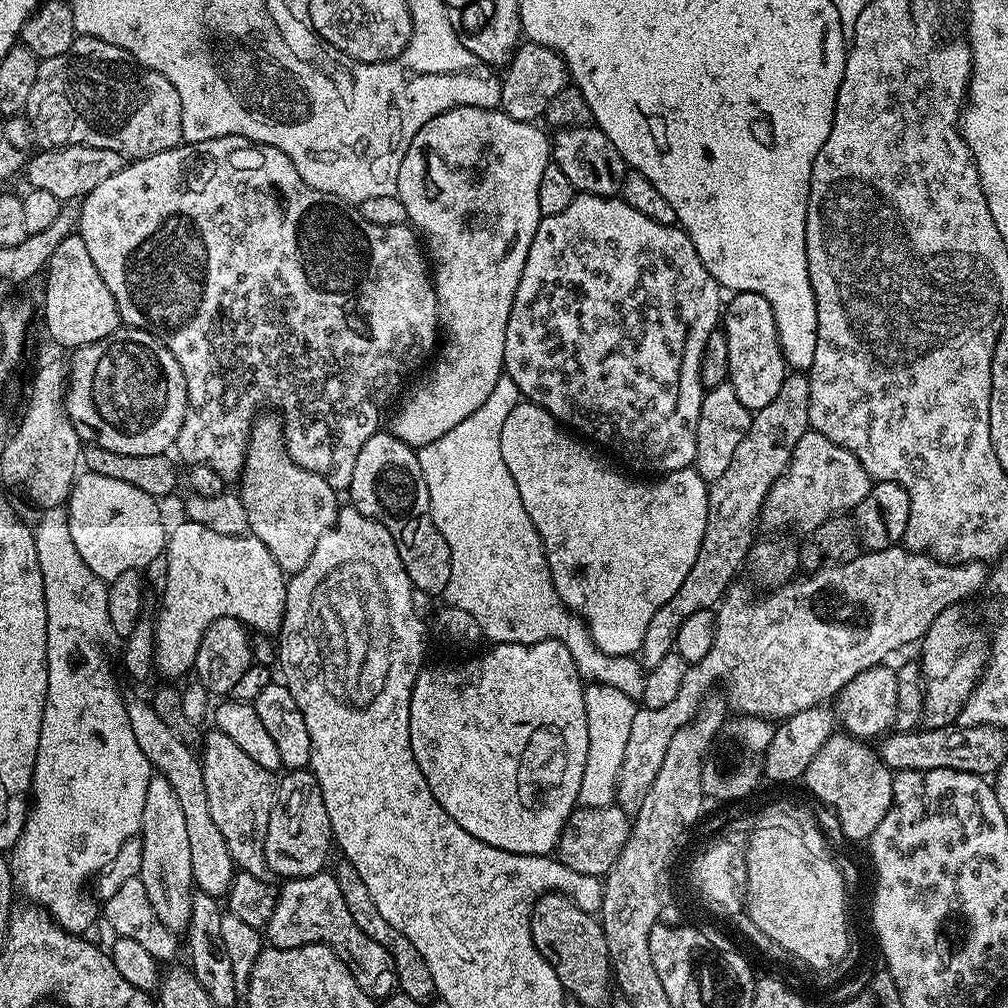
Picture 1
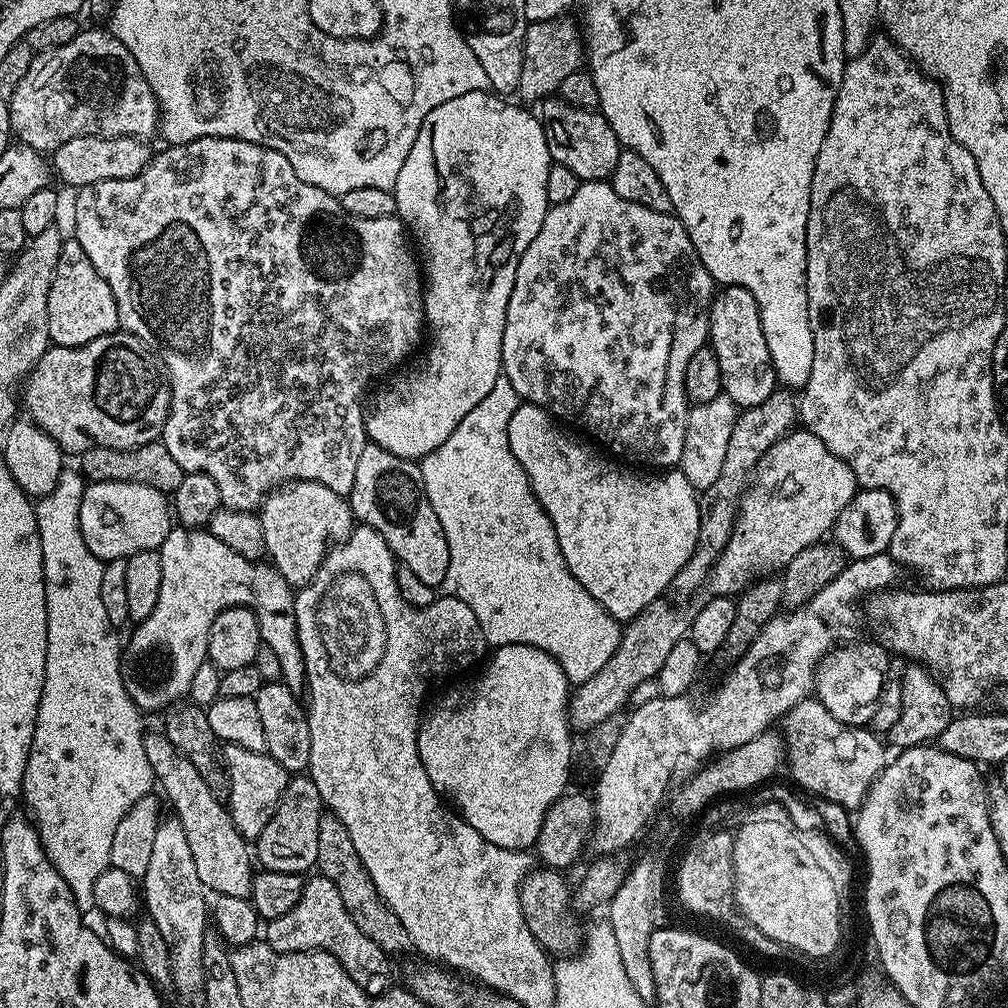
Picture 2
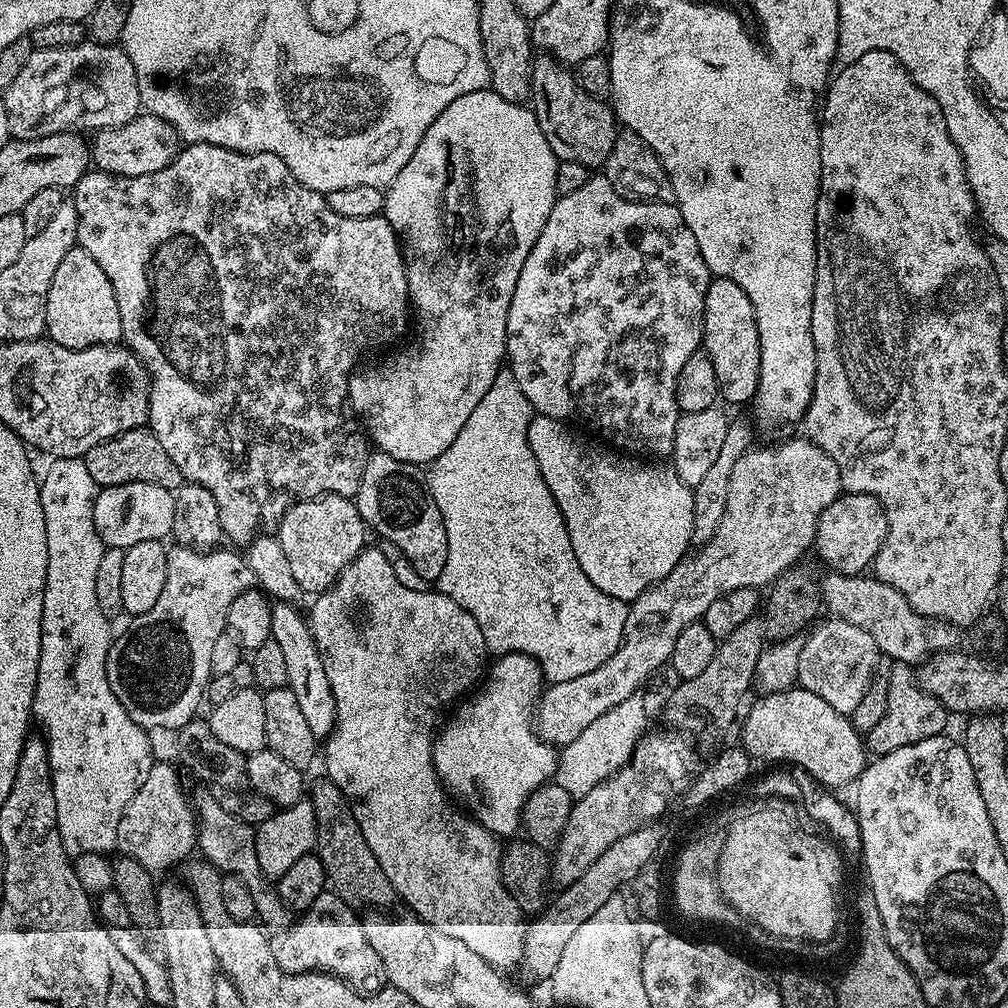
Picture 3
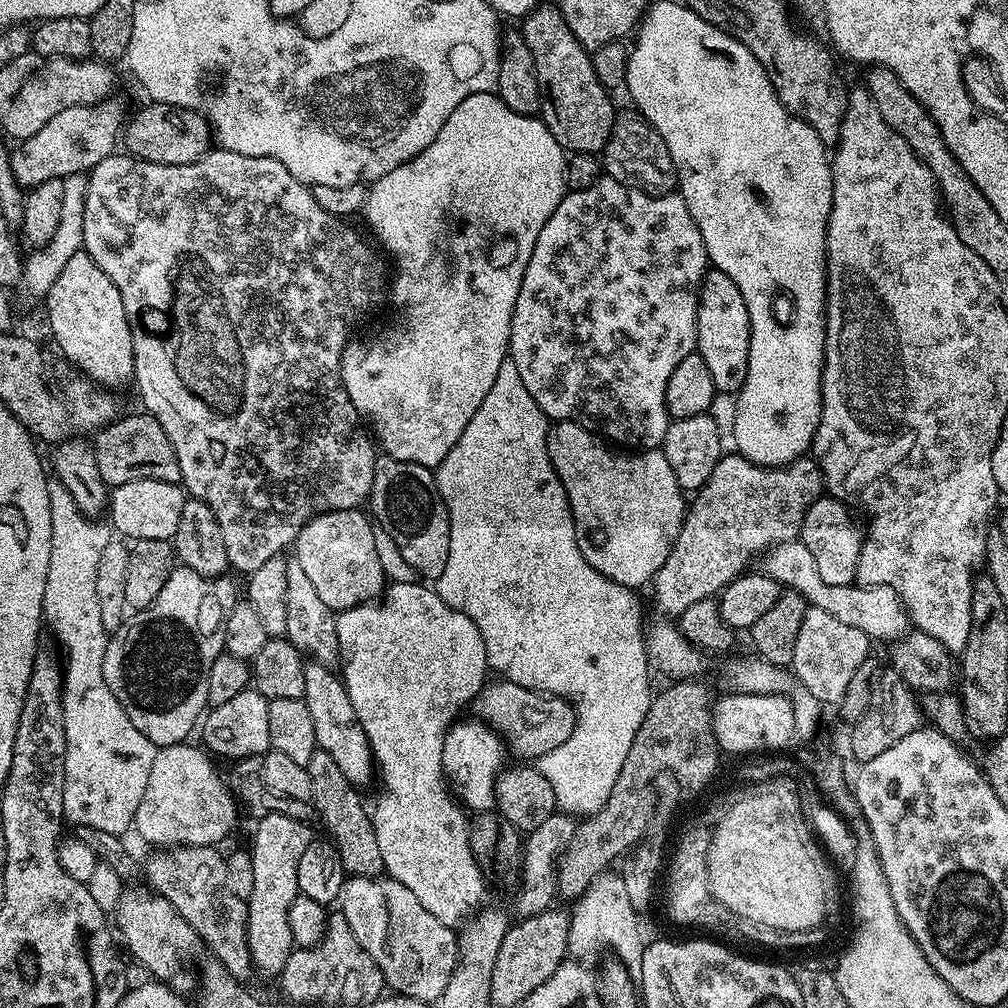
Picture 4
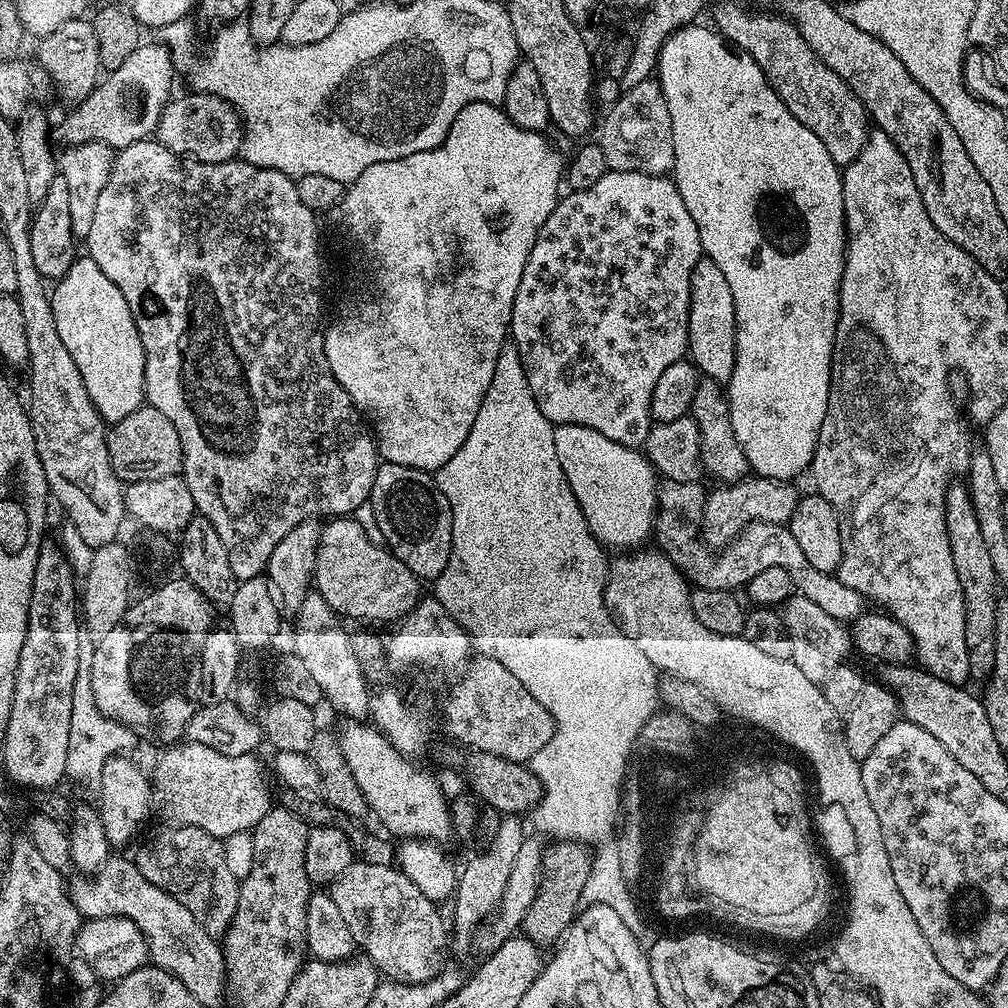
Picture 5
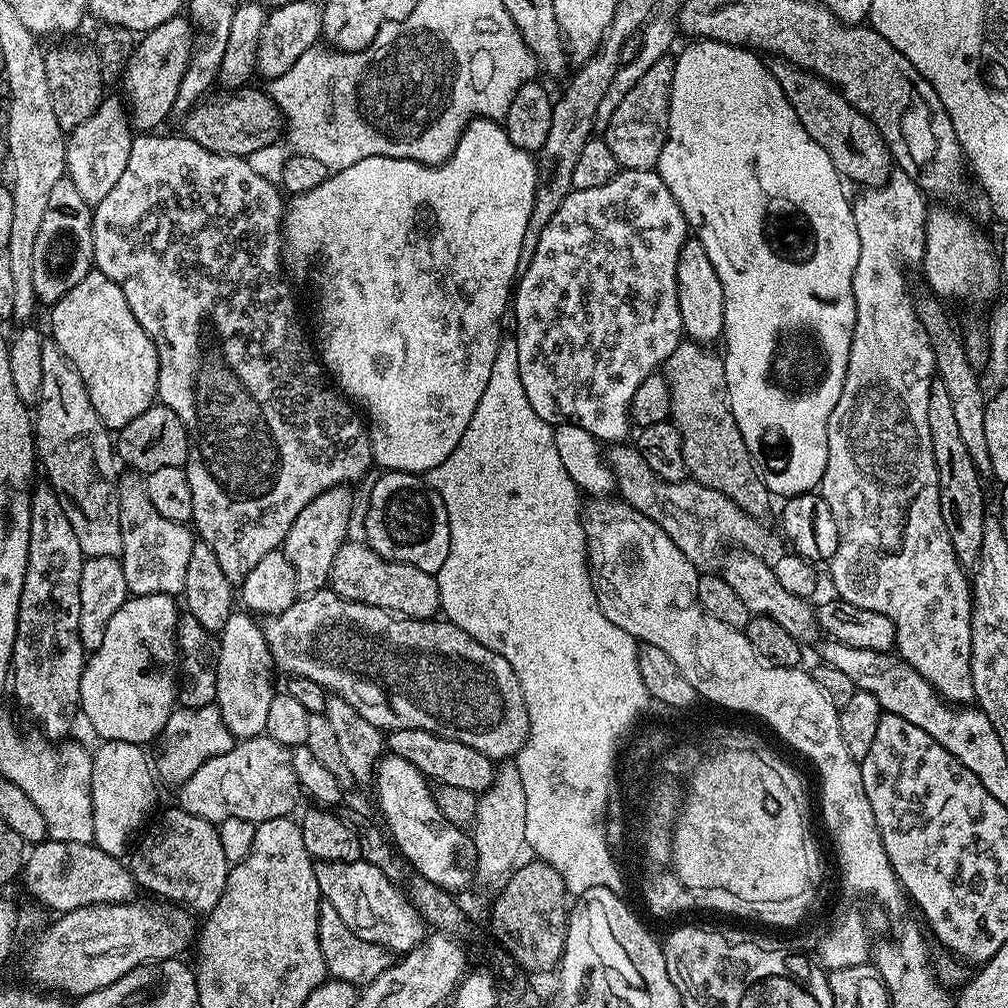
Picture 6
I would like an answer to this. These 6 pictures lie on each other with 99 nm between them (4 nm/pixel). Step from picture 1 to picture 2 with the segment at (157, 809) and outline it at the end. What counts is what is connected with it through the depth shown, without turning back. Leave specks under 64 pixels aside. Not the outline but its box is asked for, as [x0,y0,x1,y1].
[142,819,210,1001]

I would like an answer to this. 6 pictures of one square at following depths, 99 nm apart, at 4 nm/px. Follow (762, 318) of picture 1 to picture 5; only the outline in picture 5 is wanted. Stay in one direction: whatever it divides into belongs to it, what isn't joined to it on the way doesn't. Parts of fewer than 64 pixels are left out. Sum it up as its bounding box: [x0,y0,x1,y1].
[687,258,736,382]

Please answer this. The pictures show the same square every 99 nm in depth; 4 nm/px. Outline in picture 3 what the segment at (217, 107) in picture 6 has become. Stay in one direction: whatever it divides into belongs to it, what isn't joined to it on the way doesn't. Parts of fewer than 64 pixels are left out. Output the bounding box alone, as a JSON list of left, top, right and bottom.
[90,114,180,176]

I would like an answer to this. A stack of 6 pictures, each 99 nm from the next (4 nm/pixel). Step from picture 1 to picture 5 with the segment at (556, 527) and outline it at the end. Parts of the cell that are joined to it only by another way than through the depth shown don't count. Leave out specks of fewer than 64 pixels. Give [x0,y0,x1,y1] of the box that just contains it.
[554,424,658,550]

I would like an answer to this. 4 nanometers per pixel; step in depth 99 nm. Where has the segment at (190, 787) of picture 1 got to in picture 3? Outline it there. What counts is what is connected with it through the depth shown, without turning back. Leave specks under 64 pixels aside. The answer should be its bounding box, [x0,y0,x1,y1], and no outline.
[194,790,294,929]

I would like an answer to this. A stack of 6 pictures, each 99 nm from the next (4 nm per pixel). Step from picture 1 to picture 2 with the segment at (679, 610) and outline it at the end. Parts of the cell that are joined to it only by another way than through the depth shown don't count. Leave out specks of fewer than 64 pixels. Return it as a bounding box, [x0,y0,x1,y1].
[672,386,797,596]

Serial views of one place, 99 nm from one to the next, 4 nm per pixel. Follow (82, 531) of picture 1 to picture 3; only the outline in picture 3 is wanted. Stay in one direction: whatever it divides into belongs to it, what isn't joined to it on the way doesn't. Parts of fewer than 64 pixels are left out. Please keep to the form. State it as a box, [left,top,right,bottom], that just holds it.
[94,482,174,549]

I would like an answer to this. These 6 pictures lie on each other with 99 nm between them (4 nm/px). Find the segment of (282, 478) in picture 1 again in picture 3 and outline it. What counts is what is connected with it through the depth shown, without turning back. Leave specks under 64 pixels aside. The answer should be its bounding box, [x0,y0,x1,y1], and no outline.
[278,494,366,594]

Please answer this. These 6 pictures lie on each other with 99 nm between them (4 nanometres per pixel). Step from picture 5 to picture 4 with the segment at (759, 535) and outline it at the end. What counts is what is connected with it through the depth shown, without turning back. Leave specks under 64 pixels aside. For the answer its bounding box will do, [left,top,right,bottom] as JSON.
[762,538,909,642]

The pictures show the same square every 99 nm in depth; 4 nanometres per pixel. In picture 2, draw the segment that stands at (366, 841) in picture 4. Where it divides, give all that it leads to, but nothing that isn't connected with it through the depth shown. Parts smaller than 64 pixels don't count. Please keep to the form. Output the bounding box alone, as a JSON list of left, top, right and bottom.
[315,814,412,954]

